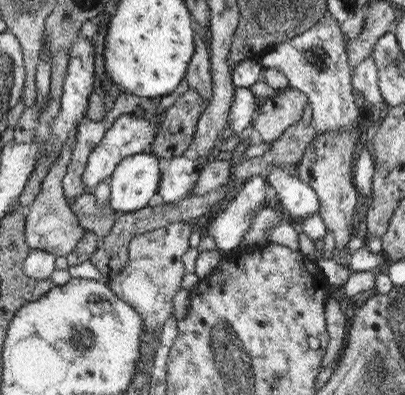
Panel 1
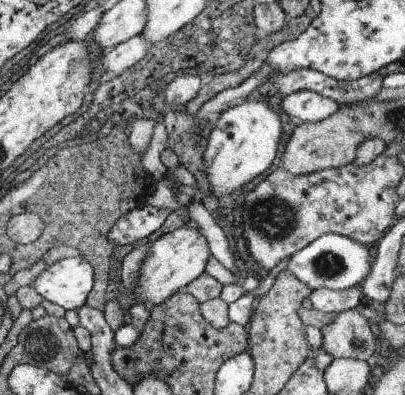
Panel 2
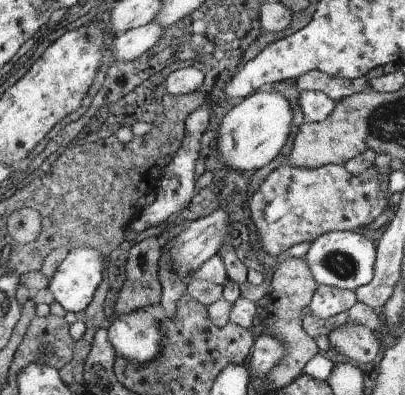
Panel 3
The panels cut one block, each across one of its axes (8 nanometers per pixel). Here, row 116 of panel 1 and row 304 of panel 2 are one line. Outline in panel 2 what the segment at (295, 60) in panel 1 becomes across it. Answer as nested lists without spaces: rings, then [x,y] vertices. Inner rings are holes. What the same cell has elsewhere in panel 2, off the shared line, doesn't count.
[[[359,286],[347,288],[347,290],[329,290],[329,288],[319,288],[309,294],[309,300],[313,304],[313,310],[319,310],[321,314],[339,314],[347,310],[355,310],[361,306],[363,292]]]

